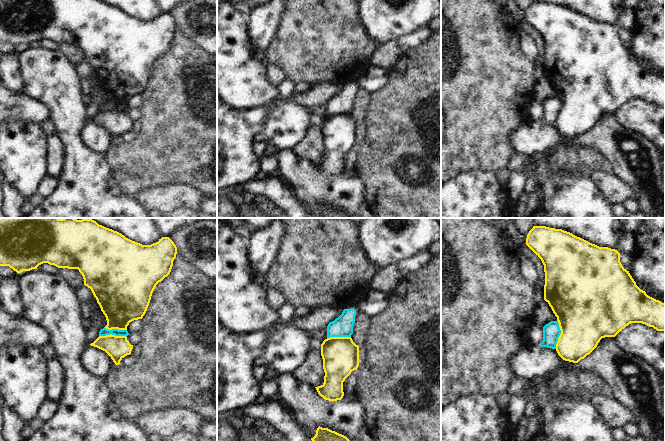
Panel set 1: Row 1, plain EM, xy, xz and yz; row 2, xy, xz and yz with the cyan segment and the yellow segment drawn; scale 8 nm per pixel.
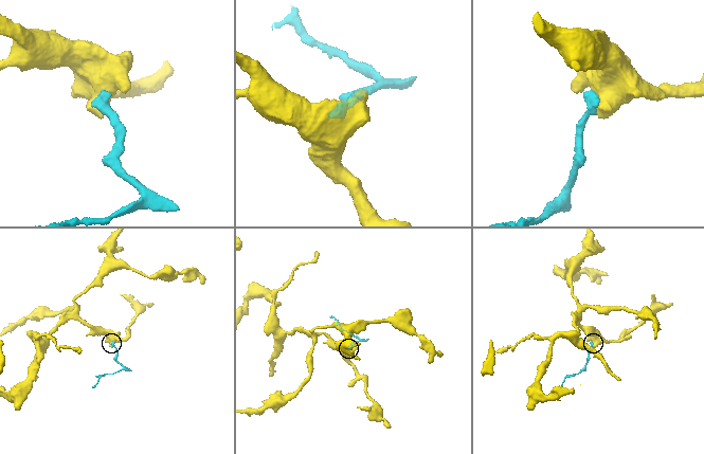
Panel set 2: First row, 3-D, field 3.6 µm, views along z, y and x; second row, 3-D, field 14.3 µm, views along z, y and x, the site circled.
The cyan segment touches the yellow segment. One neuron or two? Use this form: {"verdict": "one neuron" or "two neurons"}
{"verdict": "two neurons"}

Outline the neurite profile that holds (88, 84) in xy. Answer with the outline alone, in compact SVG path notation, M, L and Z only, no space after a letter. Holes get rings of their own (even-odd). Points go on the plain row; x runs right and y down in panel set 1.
M93 76L81 80L81 90L86 98L90 97L97 84L98 79L94 79Z

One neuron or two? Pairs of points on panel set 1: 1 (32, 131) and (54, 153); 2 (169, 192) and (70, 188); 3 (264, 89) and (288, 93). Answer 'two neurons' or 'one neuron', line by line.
1: two neurons
2: two neurons
3: two neurons

